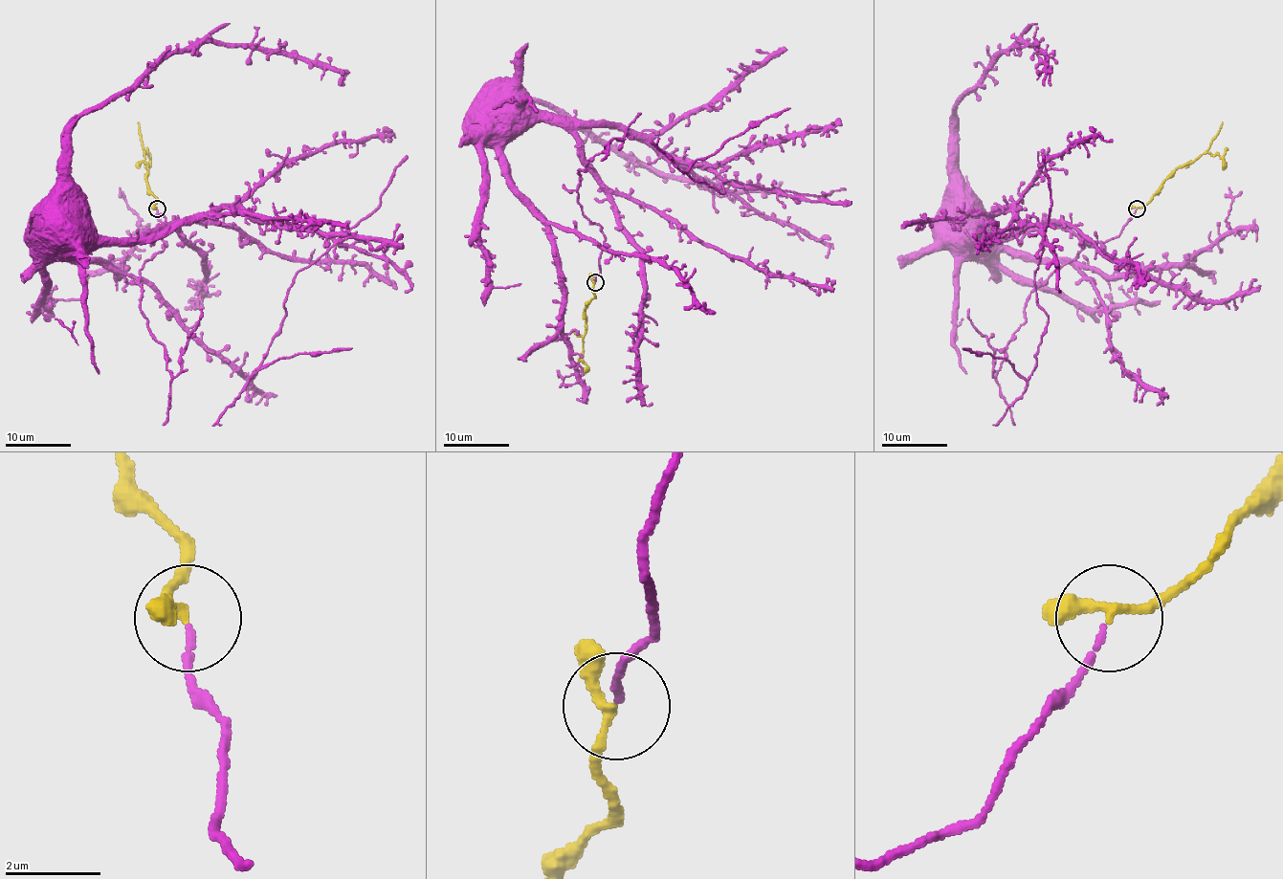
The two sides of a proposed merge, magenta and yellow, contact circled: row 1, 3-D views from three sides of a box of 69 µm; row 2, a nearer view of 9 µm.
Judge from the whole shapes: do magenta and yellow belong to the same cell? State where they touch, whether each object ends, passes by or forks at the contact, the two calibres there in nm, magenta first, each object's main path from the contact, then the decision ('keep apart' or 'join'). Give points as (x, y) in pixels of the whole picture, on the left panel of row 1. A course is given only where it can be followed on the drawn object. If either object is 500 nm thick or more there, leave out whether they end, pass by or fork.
place (157, 208); magenta ends; yellow passes by; calibres 140 and 180 nm; course magenta (157, 208), (161, 238), (177, 245), (182, 240), (175, 227), (159, 227), (145, 238), (48, 240), (36, 222); course yellow (157, 208), (147, 183), (138, 122); join

